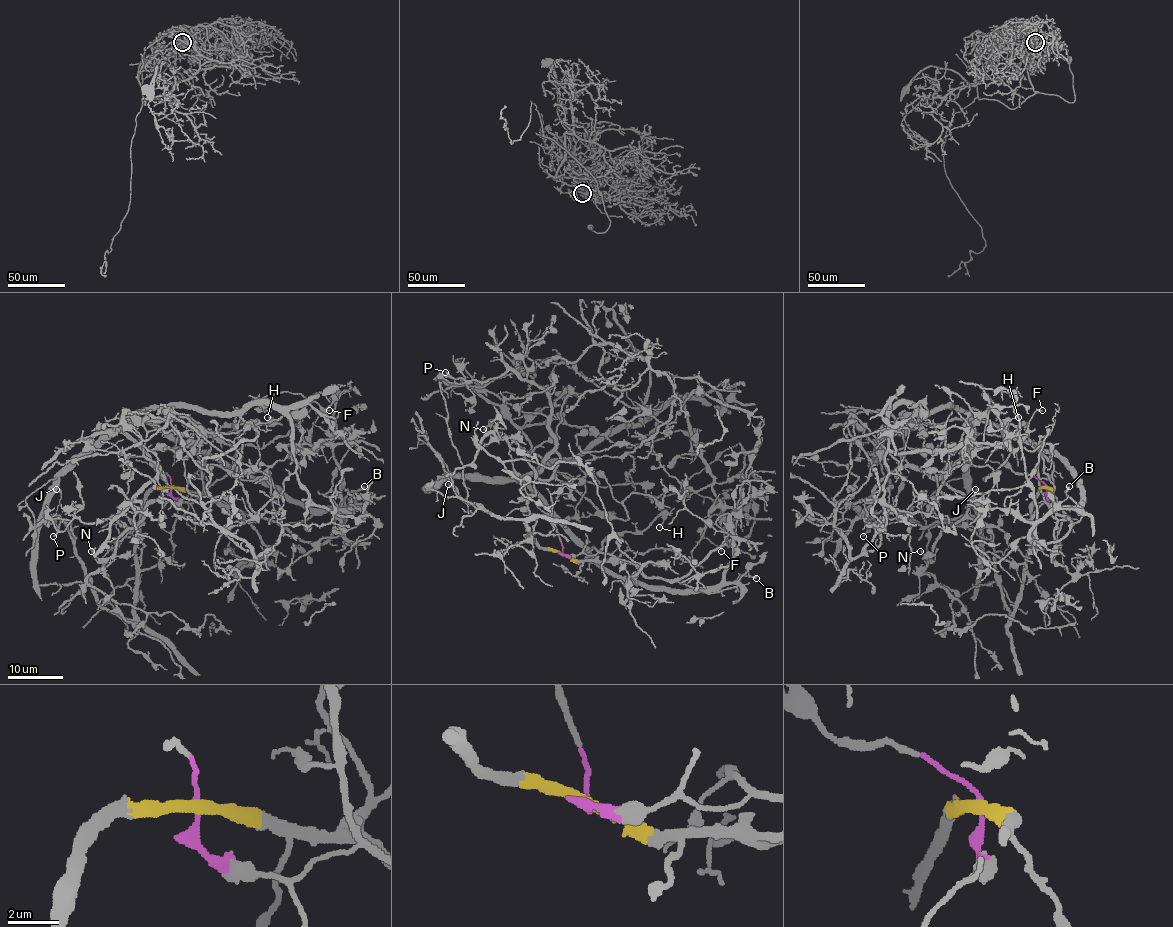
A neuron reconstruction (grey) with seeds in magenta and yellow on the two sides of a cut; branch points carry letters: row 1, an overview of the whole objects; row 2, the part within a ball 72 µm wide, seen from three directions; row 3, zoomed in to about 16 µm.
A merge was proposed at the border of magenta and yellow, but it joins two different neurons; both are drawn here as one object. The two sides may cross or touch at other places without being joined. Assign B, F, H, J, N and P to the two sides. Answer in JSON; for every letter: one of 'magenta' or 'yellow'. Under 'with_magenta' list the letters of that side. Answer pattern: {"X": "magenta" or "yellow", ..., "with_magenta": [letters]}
{"B": "yellow", "F": "magenta", "H": "yellow", "J": "yellow", "N": "magenta", "P": "magenta", "with_magenta": ["F", "N", "P"]}

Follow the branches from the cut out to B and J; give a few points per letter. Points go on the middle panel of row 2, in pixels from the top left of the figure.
B: (562, 555), (576, 559), (629, 562), (647, 576), (678, 580), (707, 593), (734, 587), (741, 575), (756, 577)
J: (562, 555), (527, 537), (523, 519), (501, 519), (466, 502), (448, 479), (452, 480), (448, 484)

